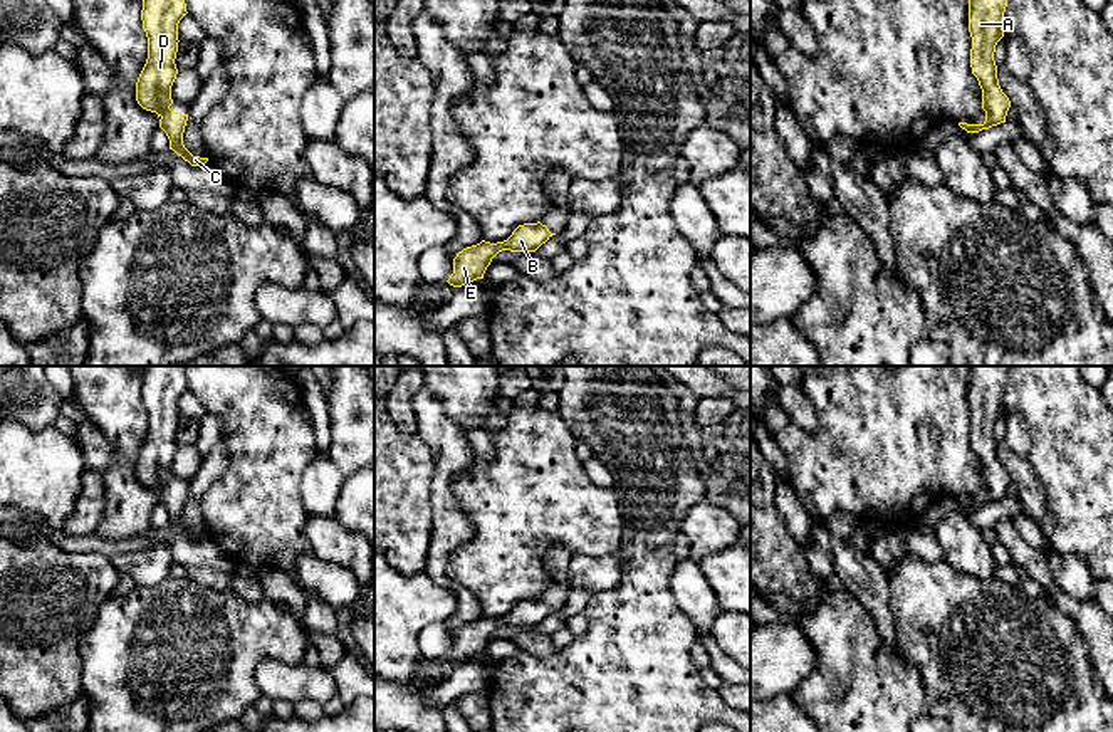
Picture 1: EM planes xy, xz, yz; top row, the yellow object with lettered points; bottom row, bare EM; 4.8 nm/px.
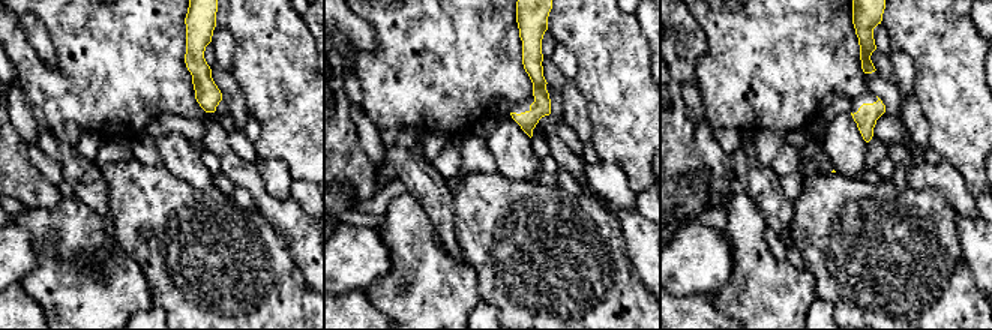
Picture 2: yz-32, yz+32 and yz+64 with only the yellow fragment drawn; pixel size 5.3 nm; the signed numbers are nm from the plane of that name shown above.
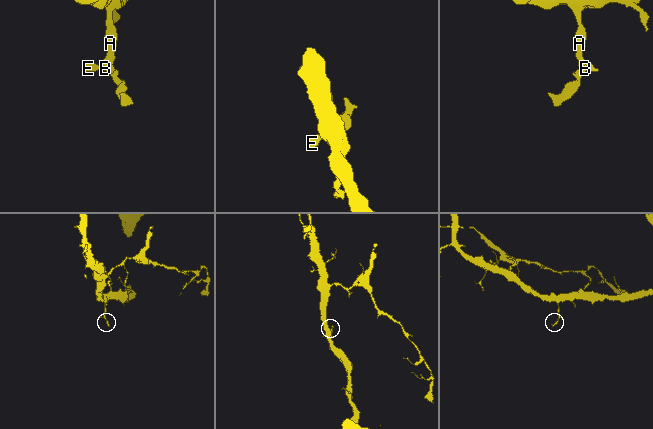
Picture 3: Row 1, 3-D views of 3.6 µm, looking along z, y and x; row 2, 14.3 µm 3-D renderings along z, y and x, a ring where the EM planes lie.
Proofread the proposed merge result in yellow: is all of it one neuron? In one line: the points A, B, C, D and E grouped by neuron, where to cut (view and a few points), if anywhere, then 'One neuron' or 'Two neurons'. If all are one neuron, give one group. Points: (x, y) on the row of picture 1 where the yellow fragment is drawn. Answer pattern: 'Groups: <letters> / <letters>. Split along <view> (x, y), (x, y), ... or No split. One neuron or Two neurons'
Groups: A B C D E. No split. One neuron

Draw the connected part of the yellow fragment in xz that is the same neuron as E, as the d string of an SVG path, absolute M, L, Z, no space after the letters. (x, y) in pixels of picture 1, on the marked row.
M537 222L519 225L504 242L490 243L482 240L457 254L453 259L453 274L447 282L453 287L462 287L477 279L483 279L487 267L499 252L536 252L552 235L556 233L551 233L546 225Z

